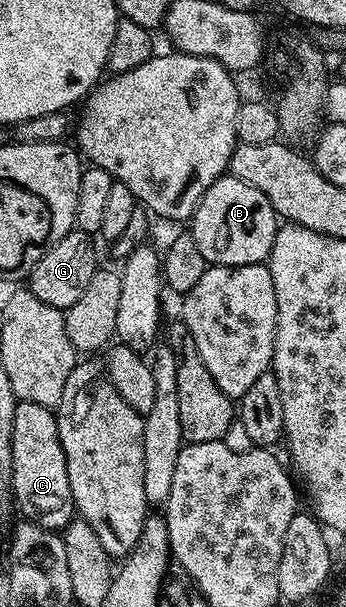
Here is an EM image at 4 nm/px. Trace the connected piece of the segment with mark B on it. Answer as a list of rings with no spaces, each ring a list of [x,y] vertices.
[[[226,176],[218,178],[216,184],[204,192],[193,218],[189,219],[188,230],[207,264],[243,266],[245,262],[265,263],[269,259],[270,244],[279,225],[278,213],[268,204],[268,196],[256,192],[252,184]]]

